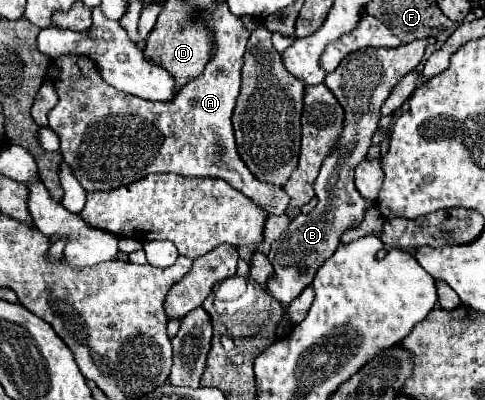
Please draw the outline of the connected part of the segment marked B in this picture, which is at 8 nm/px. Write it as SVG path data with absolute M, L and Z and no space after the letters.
M424 38L424 40L414 40L414 42L410 42L406 46L398 46L398 48L356 50L356 52L348 54L344 58L344 62L340 62L340 66L334 72L326 74L324 82L332 90L332 94L336 96L340 106L344 108L346 118L344 118L344 128L340 132L338 144L328 154L328 158L324 158L320 174L314 182L314 192L318 198L316 208L310 214L298 214L290 222L290 226L282 232L282 236L272 242L270 252L268 252L268 260L274 266L274 274L268 280L268 290L284 306L284 318L282 318L280 326L276 328L278 336L282 336L290 326L290 318L288 318L290 302L306 286L312 284L316 270L328 260L328 256L332 256L336 252L336 248L340 244L340 236L346 230L356 228L364 220L366 210L372 206L368 200L364 200L360 196L360 192L354 186L354 168L368 154L368 148L372 144L372 136L374 136L374 132L378 128L378 120L382 116L380 108L382 108L384 100L390 96L392 88L408 72L412 72L420 64L424 48L432 42L434 42L432 38Z

